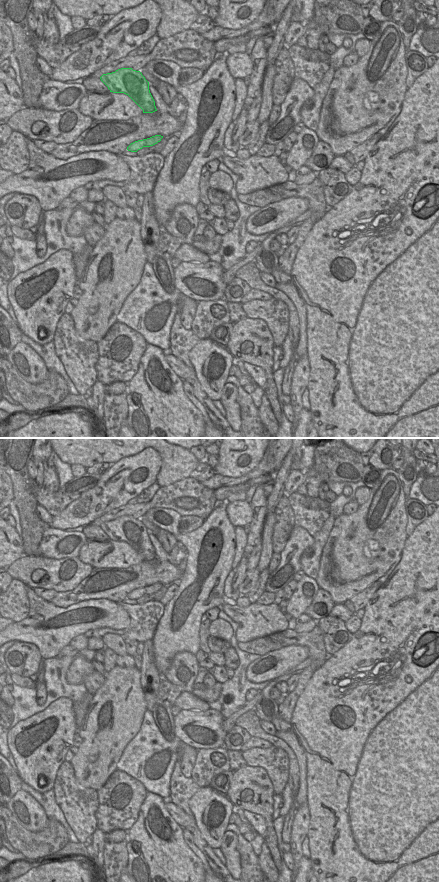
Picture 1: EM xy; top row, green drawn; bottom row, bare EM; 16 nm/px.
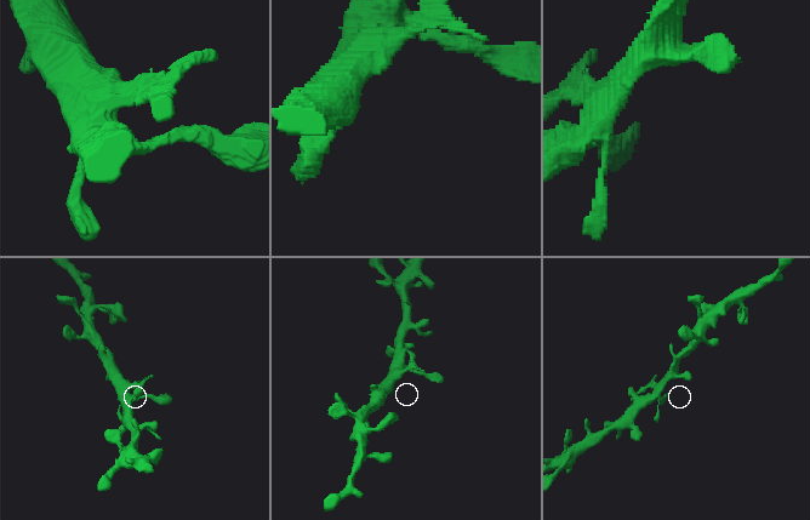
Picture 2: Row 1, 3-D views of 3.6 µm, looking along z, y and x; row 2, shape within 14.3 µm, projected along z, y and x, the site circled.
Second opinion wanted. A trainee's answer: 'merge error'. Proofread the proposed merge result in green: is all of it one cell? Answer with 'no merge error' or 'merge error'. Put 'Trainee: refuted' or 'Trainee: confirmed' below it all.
no merge error
Trainee: refuted

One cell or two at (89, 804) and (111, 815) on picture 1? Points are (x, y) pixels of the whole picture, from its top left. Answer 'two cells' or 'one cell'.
two cells

